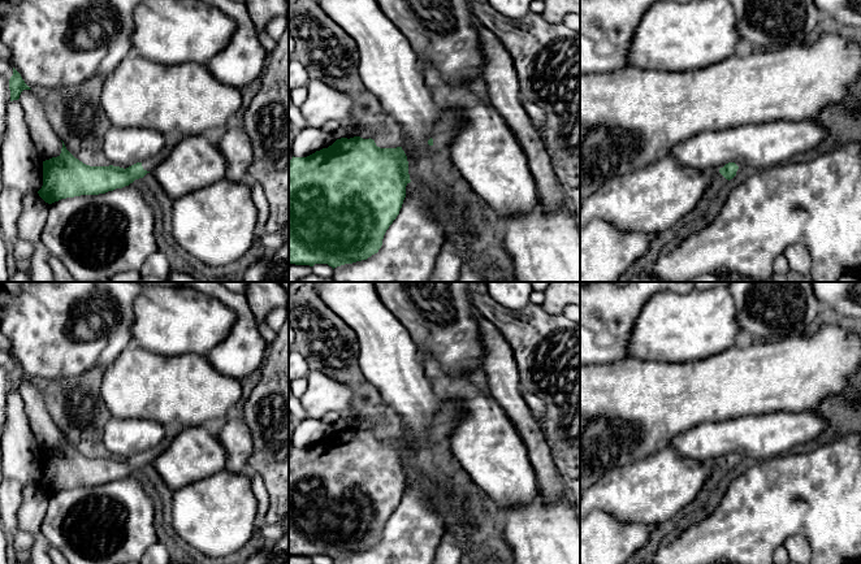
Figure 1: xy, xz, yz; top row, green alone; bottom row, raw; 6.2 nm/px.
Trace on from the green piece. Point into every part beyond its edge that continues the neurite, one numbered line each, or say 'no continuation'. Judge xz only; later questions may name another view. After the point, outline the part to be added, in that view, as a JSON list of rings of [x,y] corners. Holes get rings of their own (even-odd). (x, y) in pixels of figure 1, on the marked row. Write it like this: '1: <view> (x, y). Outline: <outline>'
1: xz (446, 129). Outline: [[[455,110],[445,113],[434,127],[433,148],[436,151],[446,151],[451,140],[457,136],[459,130],[459,114]]]

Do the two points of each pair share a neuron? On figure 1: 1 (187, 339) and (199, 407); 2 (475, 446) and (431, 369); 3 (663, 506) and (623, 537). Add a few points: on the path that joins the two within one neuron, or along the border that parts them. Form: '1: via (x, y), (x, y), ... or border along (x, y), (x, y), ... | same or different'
1: border along (160, 354), (206, 355) | different
2: via (475, 425), (475, 406), (459, 390), (451, 390) | same
3: border along (610, 516), (622, 521), (661, 525) | different

